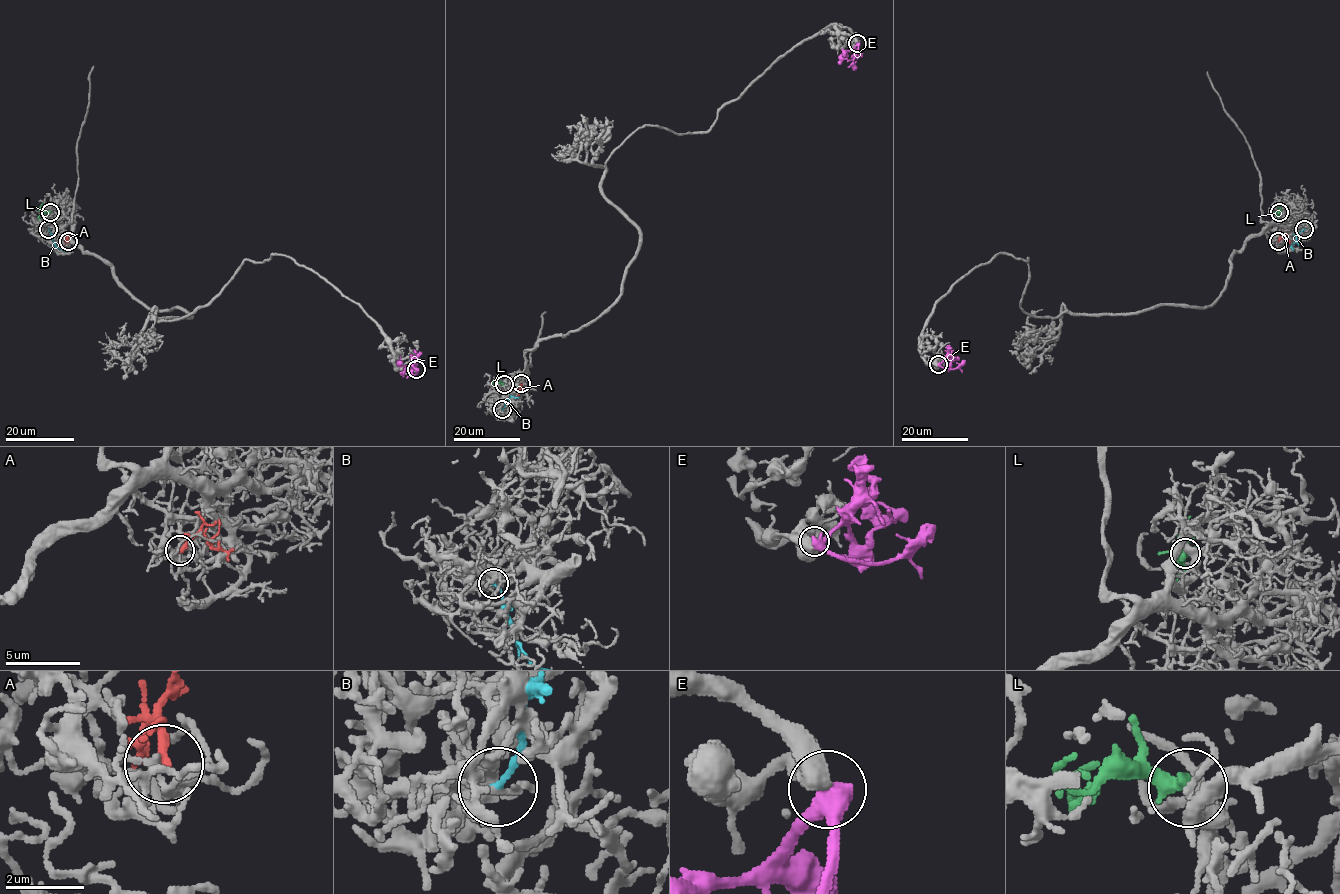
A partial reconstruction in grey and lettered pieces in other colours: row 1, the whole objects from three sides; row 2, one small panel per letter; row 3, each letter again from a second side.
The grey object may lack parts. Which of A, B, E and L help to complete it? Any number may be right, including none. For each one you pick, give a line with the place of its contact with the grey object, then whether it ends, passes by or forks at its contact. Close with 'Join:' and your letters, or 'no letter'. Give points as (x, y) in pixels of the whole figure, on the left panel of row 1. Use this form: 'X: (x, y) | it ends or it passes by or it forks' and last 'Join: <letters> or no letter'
L: (50, 212) | it ends
Join: L

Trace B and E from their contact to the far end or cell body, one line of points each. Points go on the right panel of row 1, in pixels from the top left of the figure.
B: (1304, 228), (1291, 246), (1293, 250)
E: (938, 364), (945, 361), (949, 365), (953, 361), (951, 351)

